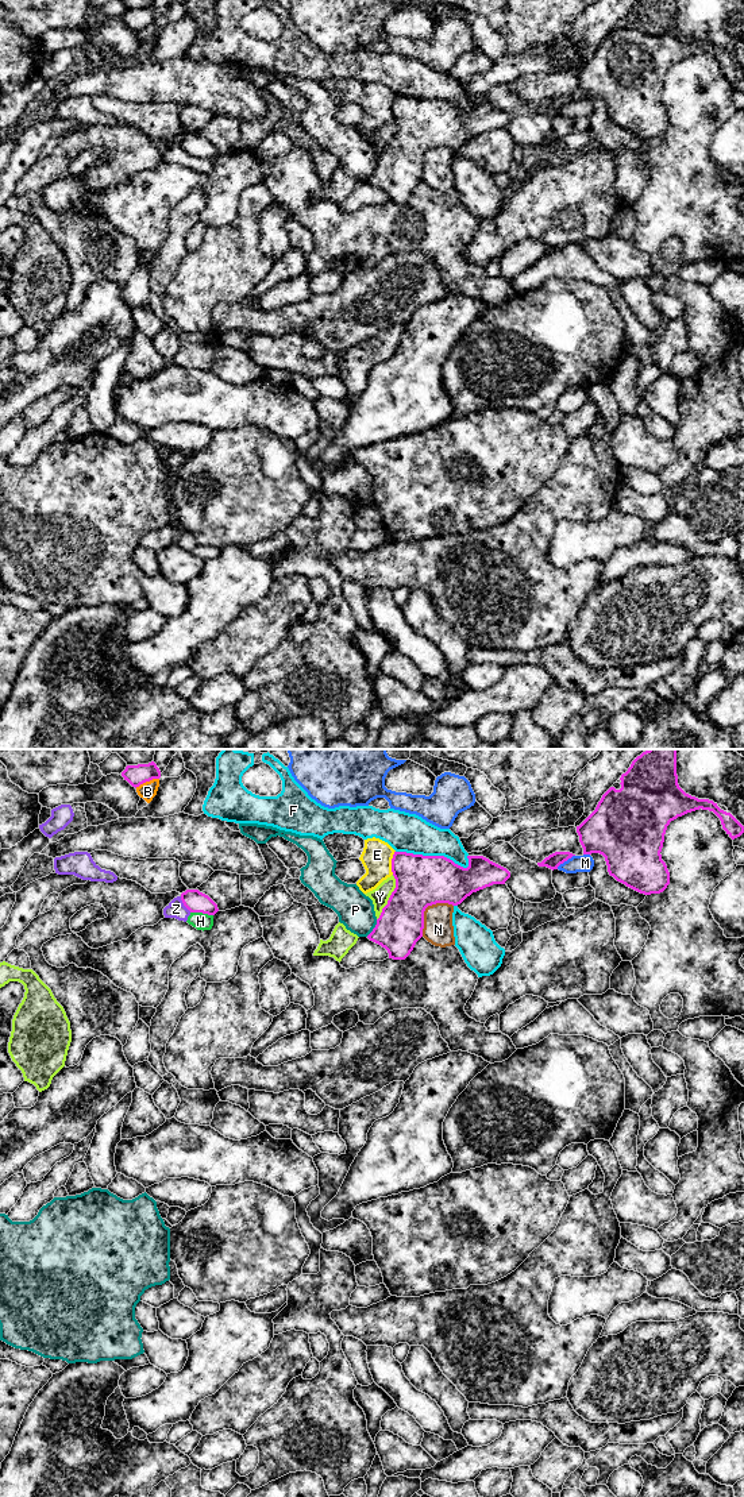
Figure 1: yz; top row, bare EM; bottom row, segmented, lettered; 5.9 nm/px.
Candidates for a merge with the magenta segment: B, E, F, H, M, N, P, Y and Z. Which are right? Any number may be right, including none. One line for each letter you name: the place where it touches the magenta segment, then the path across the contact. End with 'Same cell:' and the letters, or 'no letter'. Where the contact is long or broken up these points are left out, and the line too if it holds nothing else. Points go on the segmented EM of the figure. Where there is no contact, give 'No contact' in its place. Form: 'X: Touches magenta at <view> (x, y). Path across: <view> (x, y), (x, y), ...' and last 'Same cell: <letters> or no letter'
Same cell: no letter

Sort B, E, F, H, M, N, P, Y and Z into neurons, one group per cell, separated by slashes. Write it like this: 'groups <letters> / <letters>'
groups B / E / F / H Z / M / N / P / Y

